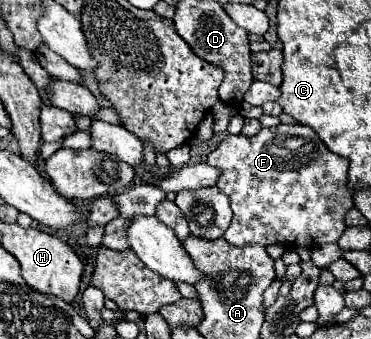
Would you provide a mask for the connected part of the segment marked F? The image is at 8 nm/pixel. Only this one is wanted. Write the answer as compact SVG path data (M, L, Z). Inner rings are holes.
M281 124L255 136L227 136L209 154L207 164L221 170L217 188L231 200L233 222L223 234L235 246L289 244L315 248L337 242L345 232L345 214L353 208L347 186L349 162L333 154L313 128Z

